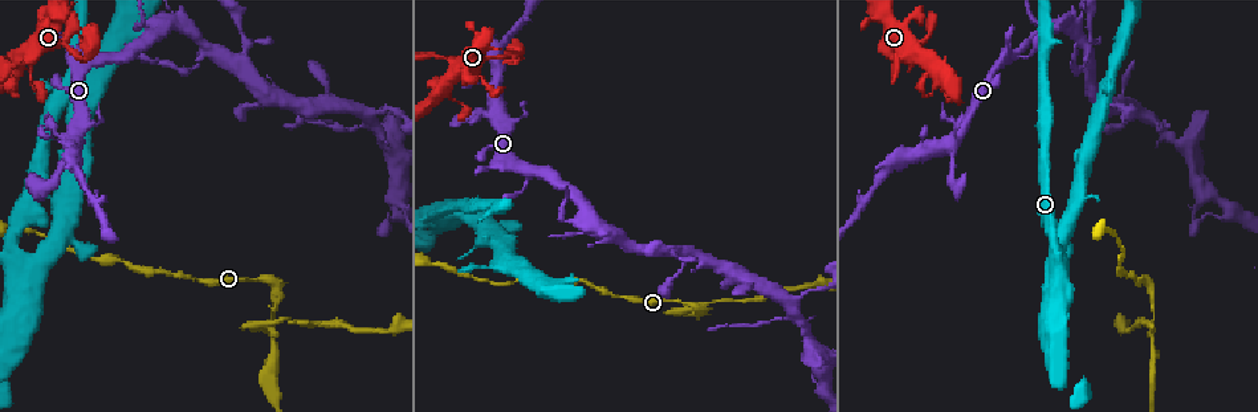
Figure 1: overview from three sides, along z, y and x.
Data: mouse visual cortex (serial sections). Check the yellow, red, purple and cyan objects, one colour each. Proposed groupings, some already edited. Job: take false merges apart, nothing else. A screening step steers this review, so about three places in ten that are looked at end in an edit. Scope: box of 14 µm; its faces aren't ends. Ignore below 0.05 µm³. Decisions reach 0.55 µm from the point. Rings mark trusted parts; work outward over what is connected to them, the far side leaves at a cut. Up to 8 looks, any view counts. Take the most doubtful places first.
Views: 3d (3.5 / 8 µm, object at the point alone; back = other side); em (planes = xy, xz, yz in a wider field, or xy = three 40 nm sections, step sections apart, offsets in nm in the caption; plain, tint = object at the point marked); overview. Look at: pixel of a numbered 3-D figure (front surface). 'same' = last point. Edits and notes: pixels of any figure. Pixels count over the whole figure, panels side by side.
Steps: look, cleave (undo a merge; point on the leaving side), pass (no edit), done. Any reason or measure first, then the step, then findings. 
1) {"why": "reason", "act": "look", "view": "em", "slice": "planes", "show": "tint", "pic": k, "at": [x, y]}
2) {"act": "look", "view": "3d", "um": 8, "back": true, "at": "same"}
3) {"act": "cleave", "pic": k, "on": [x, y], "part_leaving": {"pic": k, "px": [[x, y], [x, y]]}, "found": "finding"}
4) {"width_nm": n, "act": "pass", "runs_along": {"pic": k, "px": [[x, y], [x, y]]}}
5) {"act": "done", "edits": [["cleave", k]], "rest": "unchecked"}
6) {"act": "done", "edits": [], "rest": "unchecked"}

{"why": "calibre changes", "act": "look", "view": "3d", "um": 3.5, "back": true, "pic": 1, "at": [32, 84]}

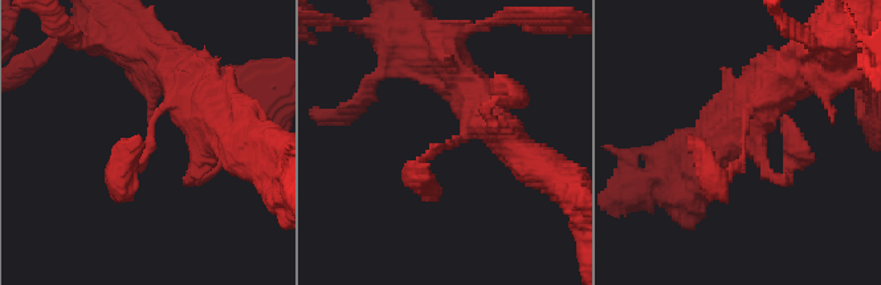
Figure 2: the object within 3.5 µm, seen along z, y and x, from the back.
{"why": "need the tissue", "act": "look", "view": "em", "slice": "xy", "step": 3, "show": "tint", "pic": 2, "at": [148, 156]}

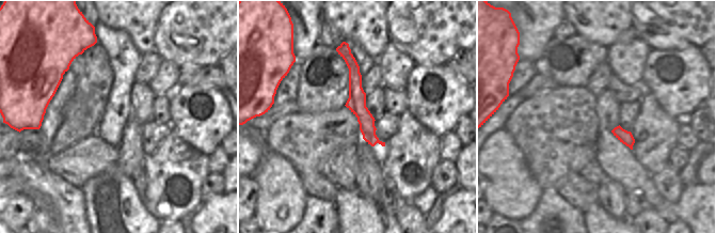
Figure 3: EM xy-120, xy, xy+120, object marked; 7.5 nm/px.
{"why": "another direction", "act": "look", "view": "em", "slice": "xy", "step": 2, "show": "tint", "at": "same"}

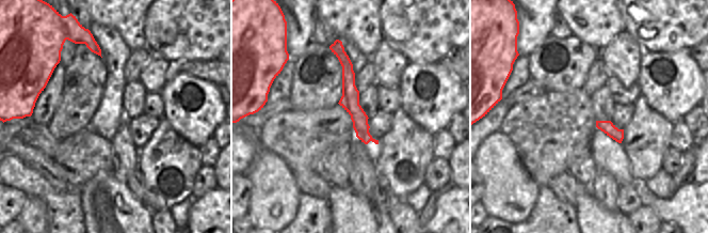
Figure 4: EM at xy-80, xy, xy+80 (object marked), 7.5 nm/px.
{"width_nm": 140, "act": "pass", "runs_along": {"pic": 4, "px": [[337, 48], [366, 140]]}, "found": "one cell here"}

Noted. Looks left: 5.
{"why": "thin neck", "act": "look", "view": "3d", "um": 3.5, "pic": 1, "at": [6, 68]}

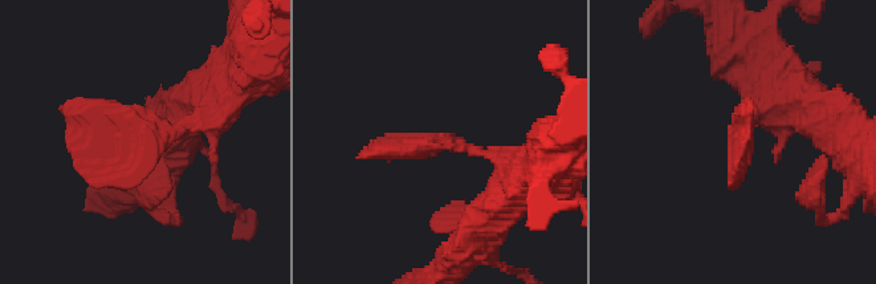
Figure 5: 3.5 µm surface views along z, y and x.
{"why": "shape alone is not enough", "act": "look", "view": "em", "slice": "xy", "step": 3, "show": "tint", "pic": 5, "at": [154, 142]}

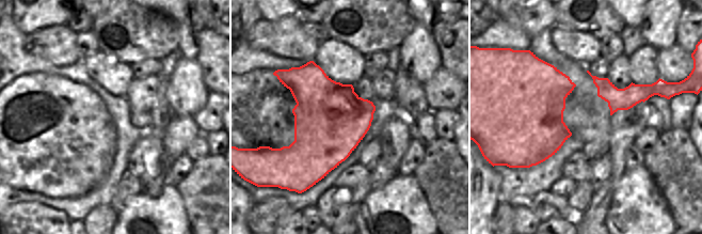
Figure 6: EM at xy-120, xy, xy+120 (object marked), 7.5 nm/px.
{"width_nm": 550, "act": "pass", "runs_along": {"pic": 6, "px": [[595, 79], [611, 94], [651, 89]]}, "found": "all the same cell"}

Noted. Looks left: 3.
{"why": "thick turns thin", "act": "look", "view": "3d", "um": 3.5, "back": true, "pic": 1, "at": [891, 58]}

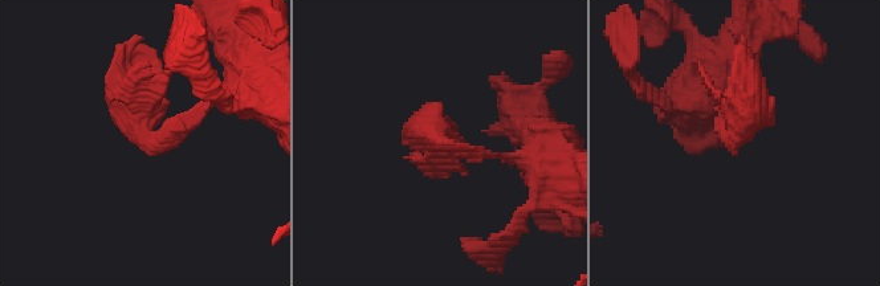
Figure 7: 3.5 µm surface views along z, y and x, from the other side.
{"why": "now the EM", "act": "look", "view": "em", "slice": "planes", "show": "tint", "pic": 7, "at": [158, 137]}

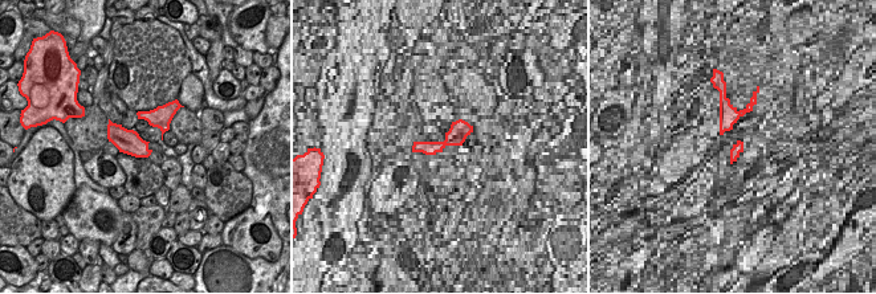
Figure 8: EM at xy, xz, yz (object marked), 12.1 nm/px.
{"act": "pass", "found": "all the same cell"}

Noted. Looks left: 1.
{"act": "done", "edits": [], "rest": "unchecked"}

